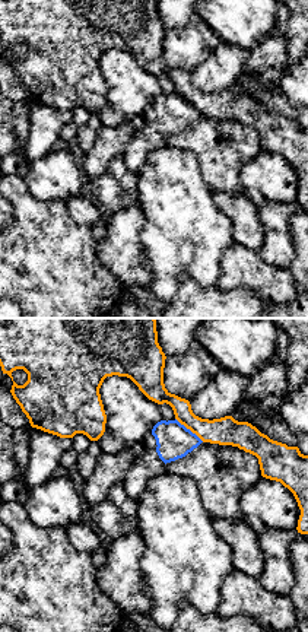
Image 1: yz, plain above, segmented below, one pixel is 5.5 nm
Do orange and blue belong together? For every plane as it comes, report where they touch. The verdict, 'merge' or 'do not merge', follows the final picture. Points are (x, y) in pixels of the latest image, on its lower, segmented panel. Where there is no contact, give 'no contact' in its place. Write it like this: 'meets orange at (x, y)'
meets orange at (190, 429)

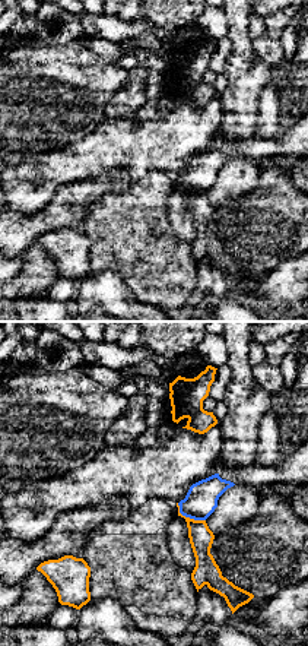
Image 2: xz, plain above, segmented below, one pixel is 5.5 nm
meets orange at (189, 518)

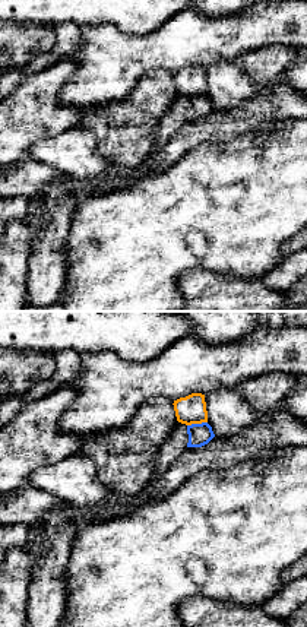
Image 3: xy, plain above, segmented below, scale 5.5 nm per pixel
meets orange at (196, 423)

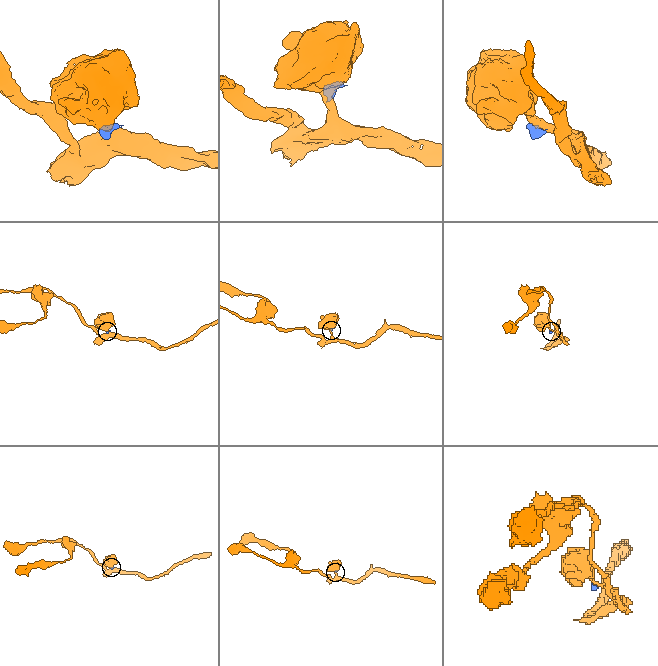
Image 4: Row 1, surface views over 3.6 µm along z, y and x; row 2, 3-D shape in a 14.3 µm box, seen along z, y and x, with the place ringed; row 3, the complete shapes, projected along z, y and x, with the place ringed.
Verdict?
do not merge

